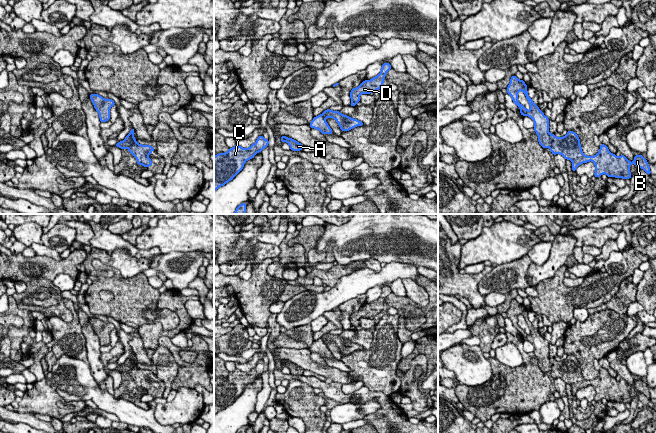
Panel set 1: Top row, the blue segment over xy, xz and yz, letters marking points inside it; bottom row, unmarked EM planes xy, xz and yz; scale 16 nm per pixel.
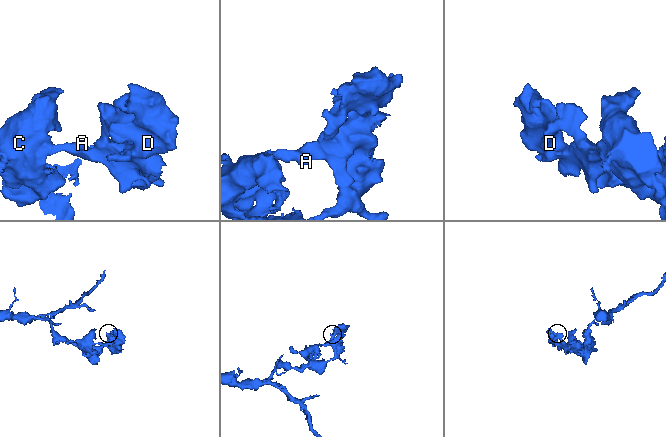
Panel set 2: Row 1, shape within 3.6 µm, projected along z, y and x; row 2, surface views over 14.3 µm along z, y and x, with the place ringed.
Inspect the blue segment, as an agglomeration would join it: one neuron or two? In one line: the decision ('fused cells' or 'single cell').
fused cells

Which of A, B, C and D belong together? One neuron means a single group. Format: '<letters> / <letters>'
A B C / D

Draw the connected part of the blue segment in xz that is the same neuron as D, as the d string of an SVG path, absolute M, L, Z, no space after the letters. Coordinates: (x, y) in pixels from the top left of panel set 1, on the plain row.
M383 287L381 295L377 300L370 304L364 304L358 311L350 315L351 325L358 327L360 326L360 320L362 318L370 318L371 316L379 314L383 310L385 300L390 293L392 293L390 287Z

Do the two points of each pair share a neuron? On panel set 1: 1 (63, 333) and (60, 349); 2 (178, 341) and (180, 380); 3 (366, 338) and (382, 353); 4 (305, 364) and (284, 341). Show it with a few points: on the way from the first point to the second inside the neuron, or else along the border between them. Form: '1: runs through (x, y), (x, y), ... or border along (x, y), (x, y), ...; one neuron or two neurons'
1: runs through (63, 337), (62, 345); one neuron
2: border along (169, 338), (177, 347); two neurons
3: border along (373, 332), (373, 345), (367, 350); two neurons
4: border along (279, 347), (307, 349); two neurons

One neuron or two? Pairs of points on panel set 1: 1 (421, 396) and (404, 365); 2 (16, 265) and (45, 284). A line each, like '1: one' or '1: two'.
1: two
2: two

